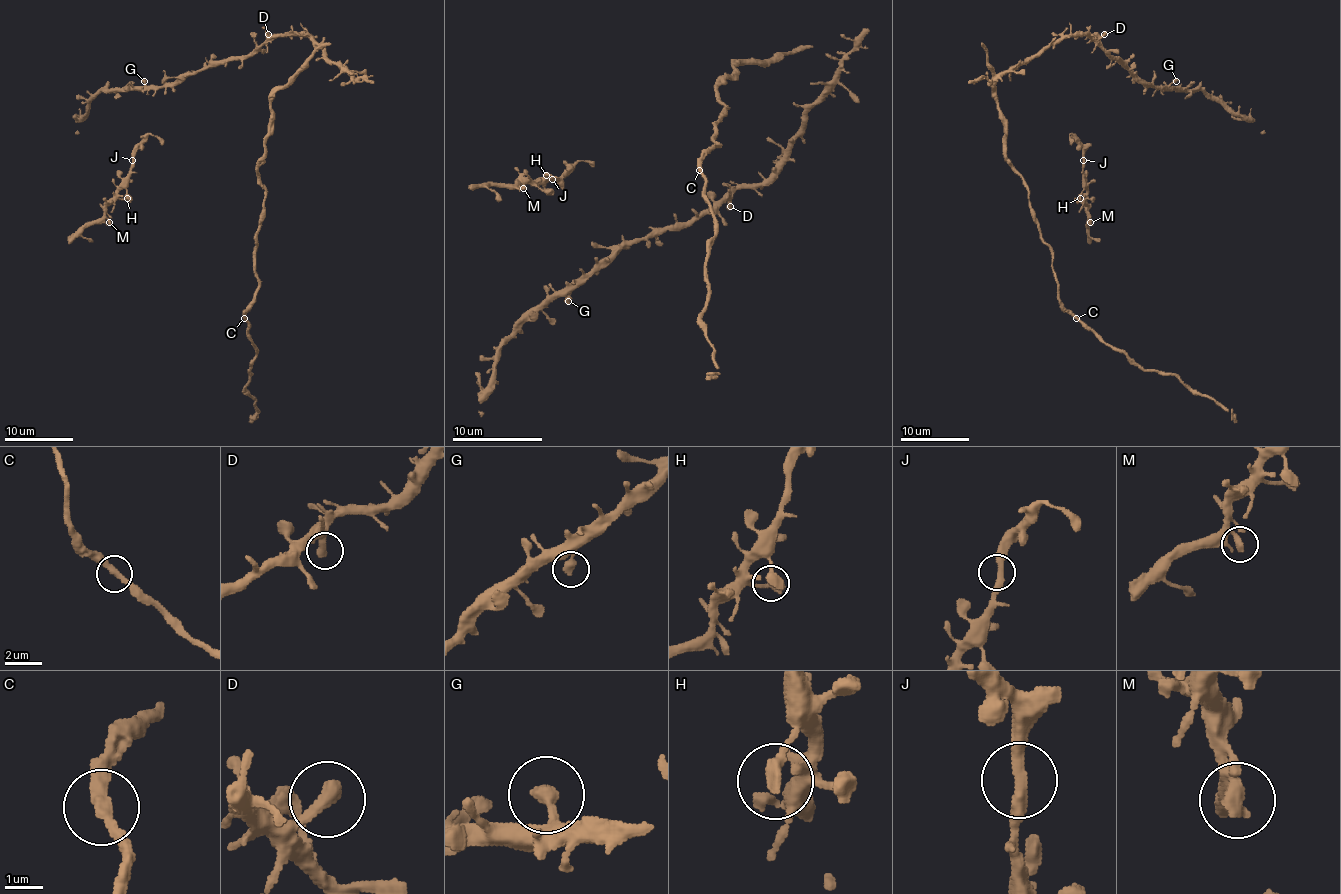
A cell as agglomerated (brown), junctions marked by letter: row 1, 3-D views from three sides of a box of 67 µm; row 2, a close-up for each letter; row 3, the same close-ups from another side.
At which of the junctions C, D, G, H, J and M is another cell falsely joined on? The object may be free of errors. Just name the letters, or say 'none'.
none

